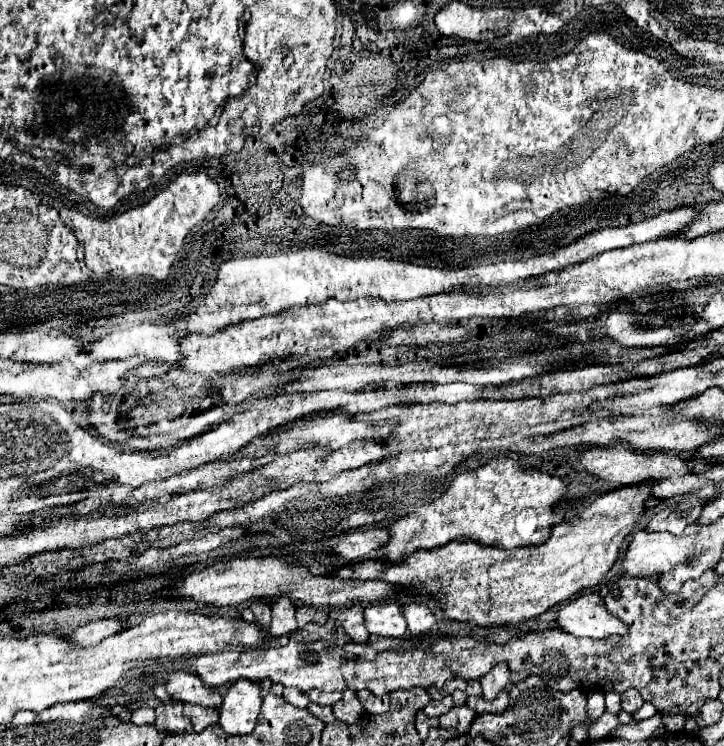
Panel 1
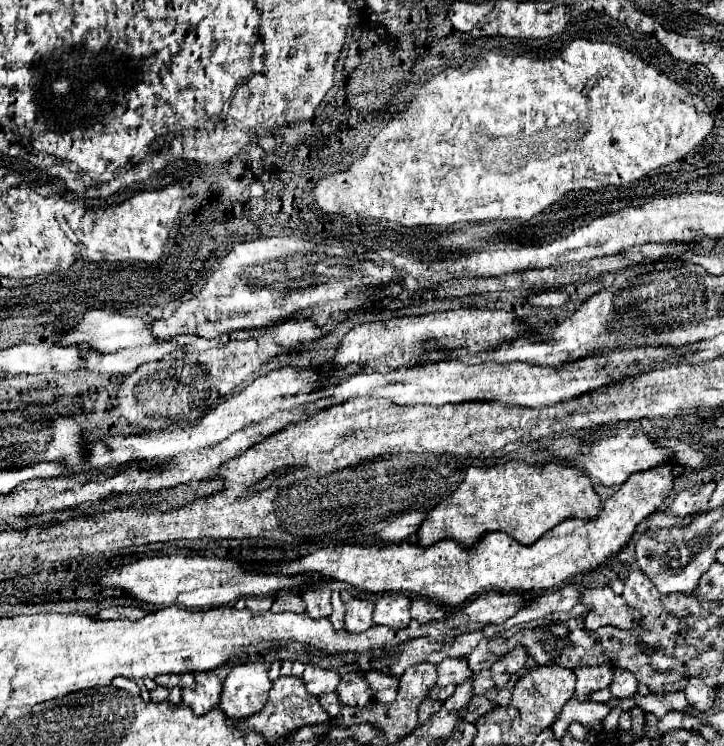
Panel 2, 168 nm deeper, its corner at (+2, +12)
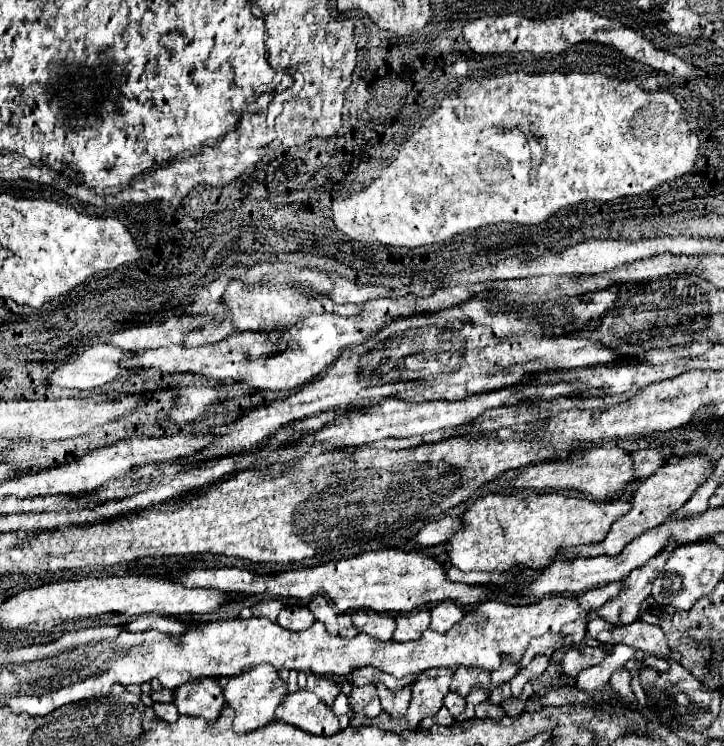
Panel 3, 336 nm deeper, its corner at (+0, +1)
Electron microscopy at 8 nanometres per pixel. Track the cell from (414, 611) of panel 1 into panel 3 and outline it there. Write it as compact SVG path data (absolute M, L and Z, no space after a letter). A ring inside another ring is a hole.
M441 601L435 607L431 607L431 625L429 625L429 629L437 631L437 633L445 633L457 621L461 621L463 615L465 615L465 611L459 605L455 605L453 601Z

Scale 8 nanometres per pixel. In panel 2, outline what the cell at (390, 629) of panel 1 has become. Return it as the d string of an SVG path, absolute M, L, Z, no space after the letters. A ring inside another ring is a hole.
M387 592L385 596L379 596L379 600L375 602L373 620L375 624L389 626L391 630L403 630L411 622L409 608L411 608L411 600L407 596Z

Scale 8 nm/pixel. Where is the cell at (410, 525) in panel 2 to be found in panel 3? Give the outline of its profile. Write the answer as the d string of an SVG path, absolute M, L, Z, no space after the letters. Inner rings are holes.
M443 517L437 521L427 523L427 527L423 527L417 535L415 535L415 543L417 545L439 545L445 543L459 527L459 517Z

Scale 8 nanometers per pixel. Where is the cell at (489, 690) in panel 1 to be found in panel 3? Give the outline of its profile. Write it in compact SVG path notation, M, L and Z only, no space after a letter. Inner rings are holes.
M537 655L527 667L523 667L523 669L509 681L509 683L511 683L511 693L513 693L513 697L519 697L521 691L523 691L523 685L525 685L527 681L535 679L537 675L541 675L547 665L549 665L549 657Z

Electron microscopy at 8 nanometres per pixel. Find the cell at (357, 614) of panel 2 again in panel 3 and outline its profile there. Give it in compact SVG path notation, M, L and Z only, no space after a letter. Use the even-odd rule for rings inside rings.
M363 611L363 613L353 613L351 615L353 625L357 631L373 635L373 639L391 639L391 633L395 629L395 619L393 615L383 615L383 613L373 613L373 611Z

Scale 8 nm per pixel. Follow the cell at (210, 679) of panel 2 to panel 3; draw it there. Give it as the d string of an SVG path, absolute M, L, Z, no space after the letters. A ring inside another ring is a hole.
M191 679L189 683L175 689L175 705L177 705L177 693L185 697L185 703L179 703L179 713L203 717L207 723L213 723L219 717L219 711L225 707L223 689L219 687L217 679Z

